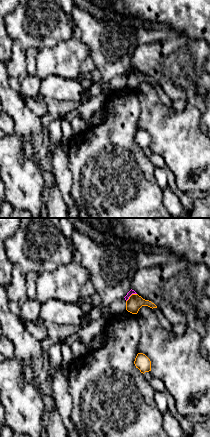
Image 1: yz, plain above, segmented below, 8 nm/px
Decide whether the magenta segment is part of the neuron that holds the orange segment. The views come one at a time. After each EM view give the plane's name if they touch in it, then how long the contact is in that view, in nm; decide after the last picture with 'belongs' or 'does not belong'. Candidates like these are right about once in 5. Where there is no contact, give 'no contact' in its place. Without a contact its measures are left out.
yz | 110 nm

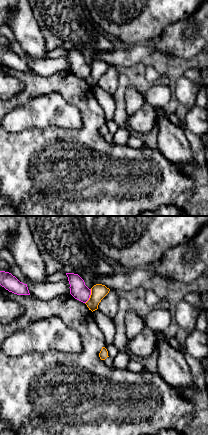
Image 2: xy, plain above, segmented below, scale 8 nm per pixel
xy | 130 nm

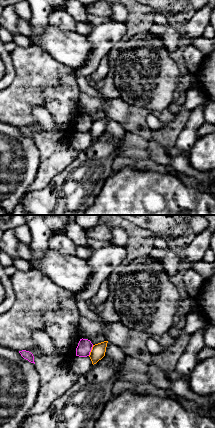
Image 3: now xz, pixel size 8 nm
xz | 100 nm

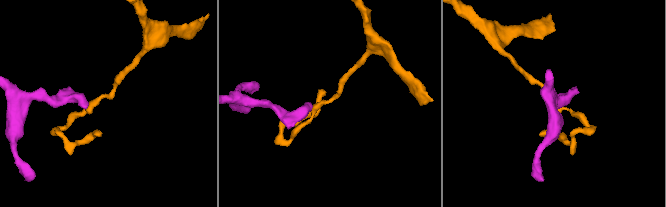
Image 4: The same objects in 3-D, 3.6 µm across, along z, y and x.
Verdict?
does not belong

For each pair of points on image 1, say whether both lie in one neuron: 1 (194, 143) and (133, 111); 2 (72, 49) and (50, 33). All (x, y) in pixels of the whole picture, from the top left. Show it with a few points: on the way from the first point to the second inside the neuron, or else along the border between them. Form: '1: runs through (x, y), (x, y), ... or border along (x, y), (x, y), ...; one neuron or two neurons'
1: border along (135, 92), (140, 110), (138, 128); two neurons
2: border along (75, 35), (52, 46), (38, 47); two neurons

